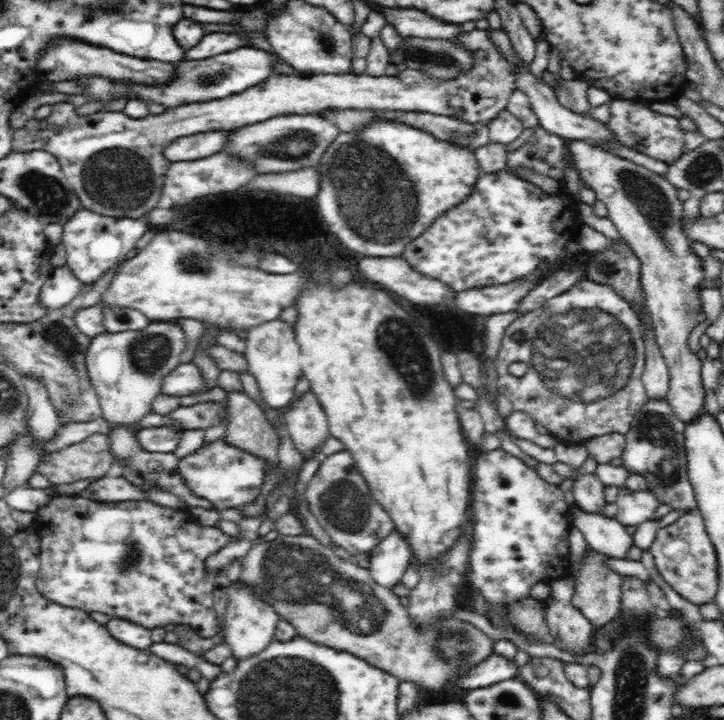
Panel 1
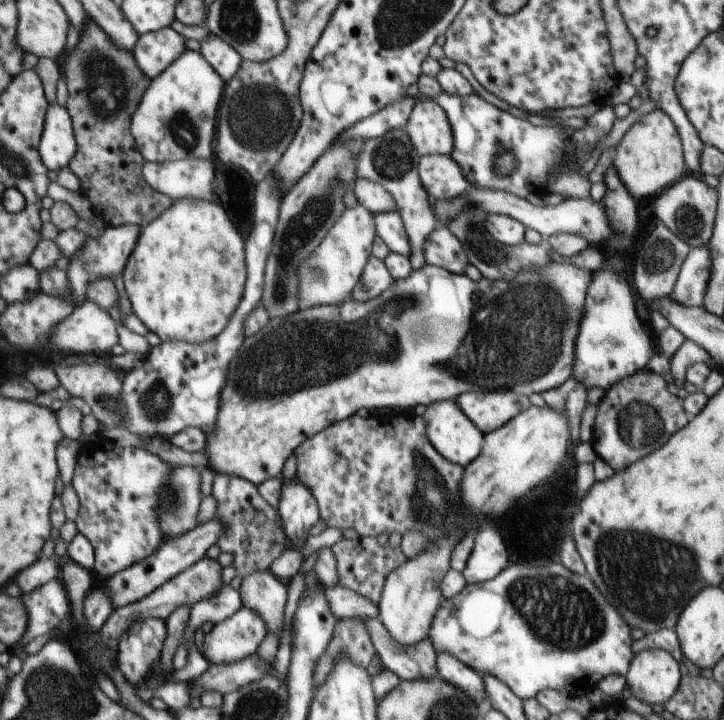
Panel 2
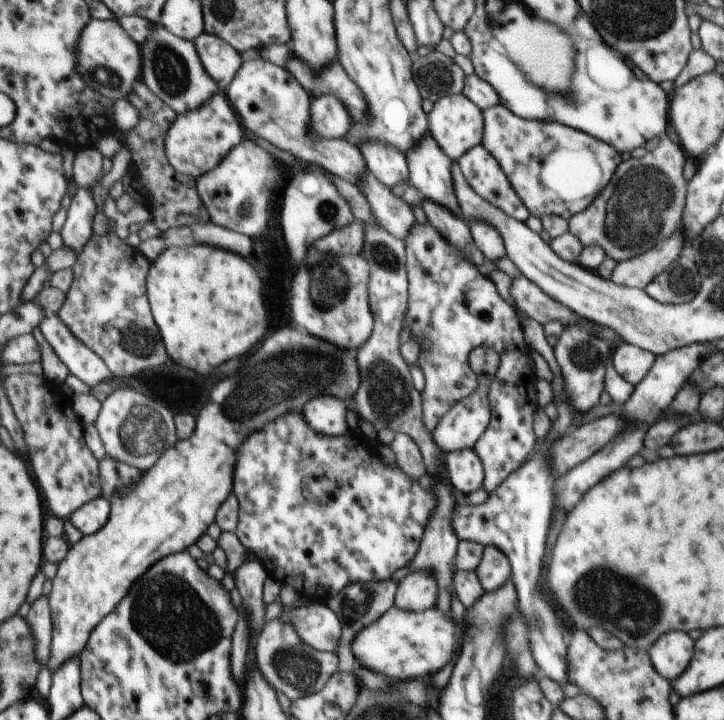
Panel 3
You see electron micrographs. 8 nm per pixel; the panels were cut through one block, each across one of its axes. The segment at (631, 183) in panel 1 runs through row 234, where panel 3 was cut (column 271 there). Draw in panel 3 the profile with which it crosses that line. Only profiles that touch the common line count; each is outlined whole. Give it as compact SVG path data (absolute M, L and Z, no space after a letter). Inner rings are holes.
M278 617L264 626L256 642L255 664L262 678L275 691L284 692L292 701L320 692L328 679L339 670L336 652L319 651L303 643L294 627Z

